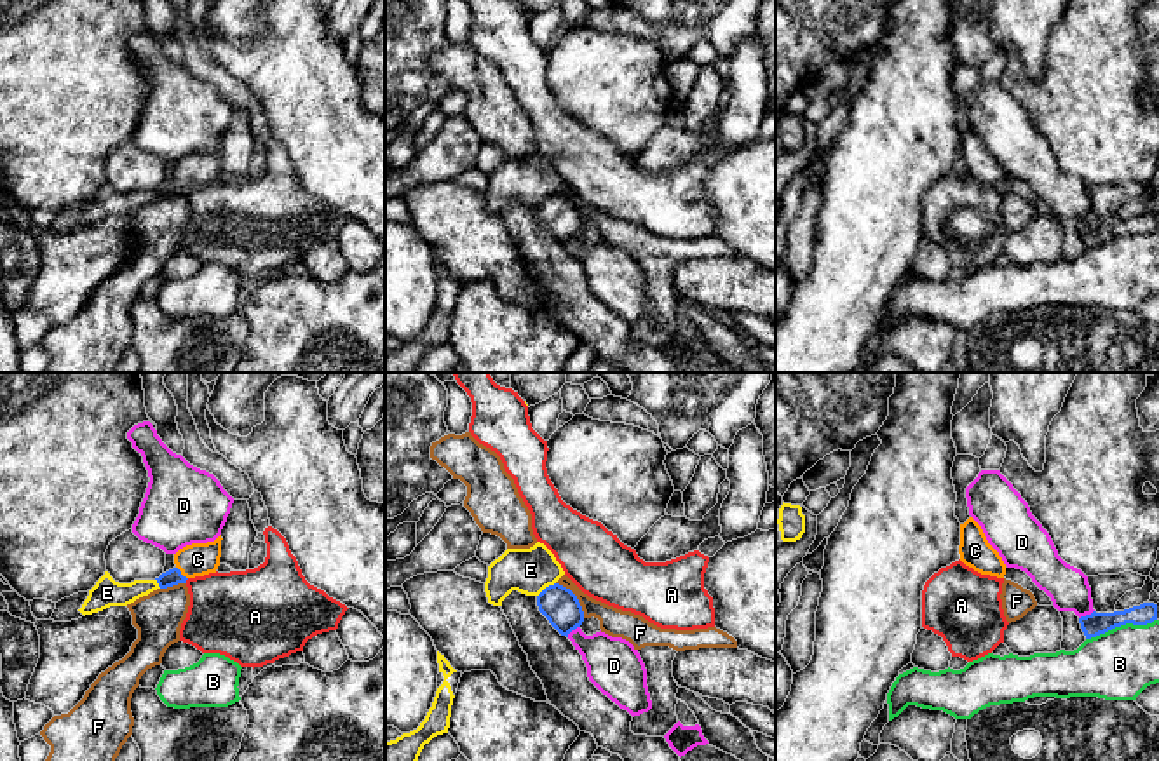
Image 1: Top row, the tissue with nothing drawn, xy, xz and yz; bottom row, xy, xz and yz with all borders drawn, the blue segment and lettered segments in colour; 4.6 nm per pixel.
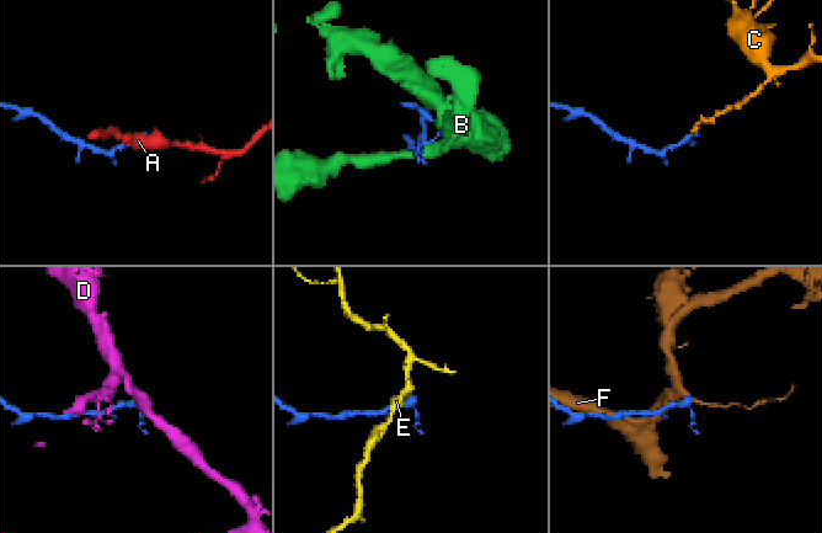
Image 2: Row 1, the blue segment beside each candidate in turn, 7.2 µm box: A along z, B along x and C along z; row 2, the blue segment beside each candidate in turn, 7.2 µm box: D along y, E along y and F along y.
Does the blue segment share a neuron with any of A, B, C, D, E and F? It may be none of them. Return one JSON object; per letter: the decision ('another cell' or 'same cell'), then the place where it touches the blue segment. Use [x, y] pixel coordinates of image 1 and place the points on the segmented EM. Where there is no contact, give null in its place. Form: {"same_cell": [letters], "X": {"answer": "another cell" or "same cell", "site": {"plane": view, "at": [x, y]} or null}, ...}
{"same_cell": ["C"], "A": {"answer": "another cell", "site": {"plane": "xy", "at": [187, 579]}}, "B": {"answer": "another cell", "site": {"plane": "yz", "at": [1121, 624]}}, "C": {"answer": "same cell", "site": {"plane": "xy", "at": [180, 573]}}, "D": {"answer": "another cell", "site": {"plane": "yz", "at": [1086, 615]}}, "E": {"answer": "another cell", "site": {"plane": "xz", "at": [546, 587]}}, "F": {"answer": "another cell", "site": {"plane": "xz", "at": [576, 598]}}}

